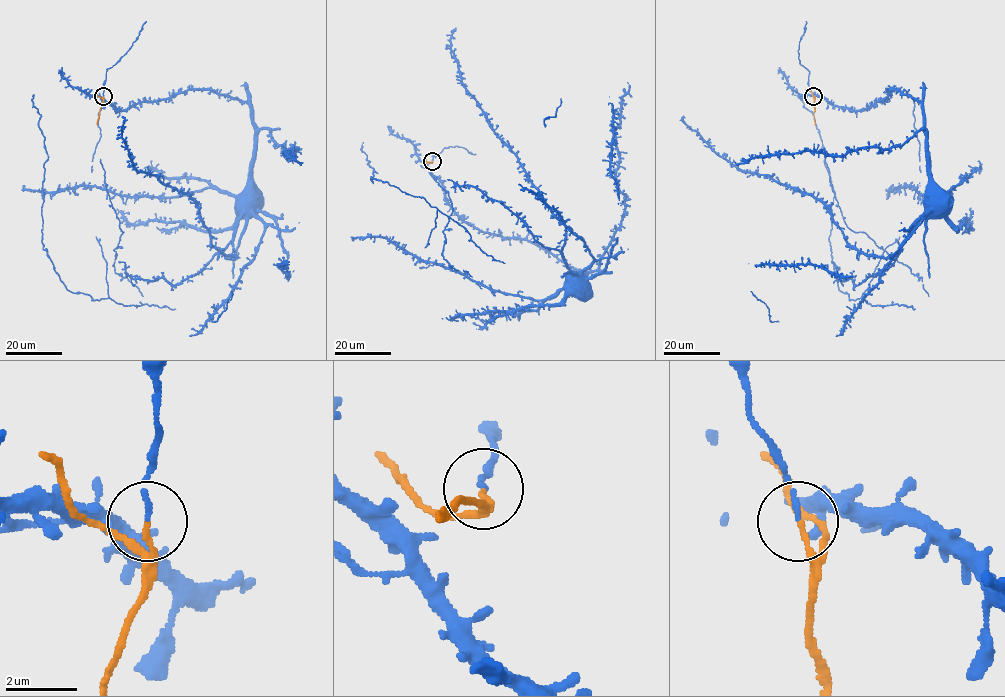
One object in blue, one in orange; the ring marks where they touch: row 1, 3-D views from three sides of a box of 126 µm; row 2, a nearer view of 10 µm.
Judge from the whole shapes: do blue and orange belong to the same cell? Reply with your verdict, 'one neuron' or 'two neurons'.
one neuron

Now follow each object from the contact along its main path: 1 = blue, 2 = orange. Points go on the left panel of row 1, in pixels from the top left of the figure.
1: (103, 96), (126, 110), (211, 89), (247, 104), (236, 257), (187, 194), (133, 165), (122, 117)
2: (103, 96), (96, 124)

